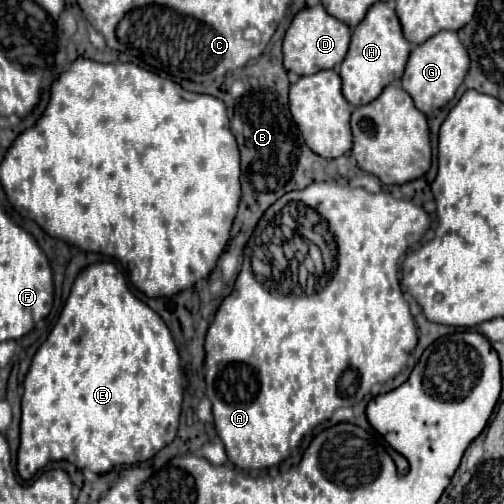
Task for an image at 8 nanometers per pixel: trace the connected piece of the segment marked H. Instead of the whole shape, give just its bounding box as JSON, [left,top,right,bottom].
[341,2,411,106]

